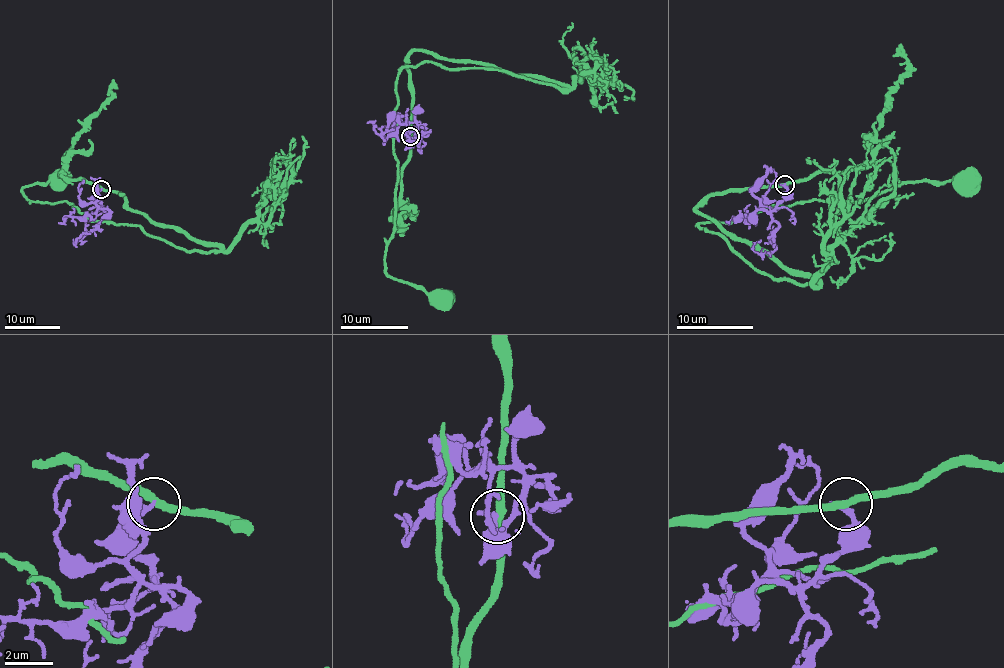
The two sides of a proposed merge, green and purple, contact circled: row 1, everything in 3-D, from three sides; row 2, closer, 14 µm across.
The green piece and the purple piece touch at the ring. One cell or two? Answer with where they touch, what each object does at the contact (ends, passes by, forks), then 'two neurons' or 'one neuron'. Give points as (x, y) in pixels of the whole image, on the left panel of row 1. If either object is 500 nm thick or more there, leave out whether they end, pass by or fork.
place (101, 189); green passes by; purple ends; two neurons

